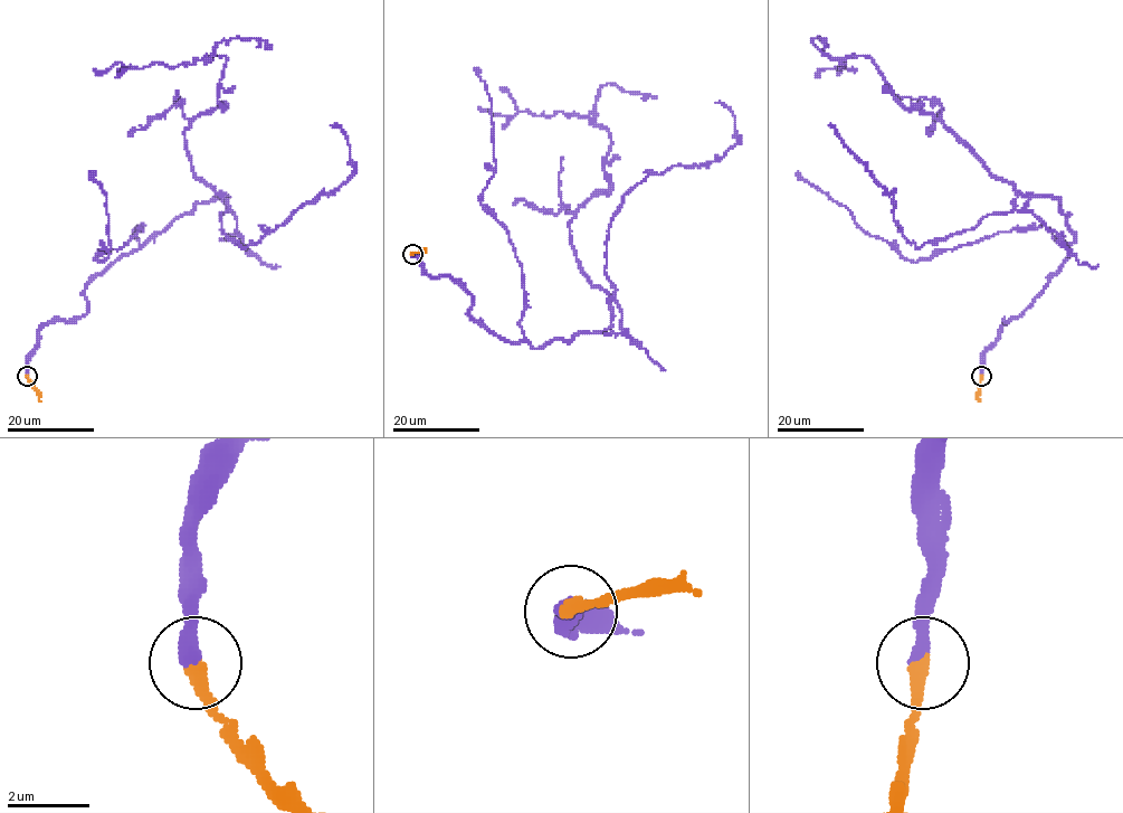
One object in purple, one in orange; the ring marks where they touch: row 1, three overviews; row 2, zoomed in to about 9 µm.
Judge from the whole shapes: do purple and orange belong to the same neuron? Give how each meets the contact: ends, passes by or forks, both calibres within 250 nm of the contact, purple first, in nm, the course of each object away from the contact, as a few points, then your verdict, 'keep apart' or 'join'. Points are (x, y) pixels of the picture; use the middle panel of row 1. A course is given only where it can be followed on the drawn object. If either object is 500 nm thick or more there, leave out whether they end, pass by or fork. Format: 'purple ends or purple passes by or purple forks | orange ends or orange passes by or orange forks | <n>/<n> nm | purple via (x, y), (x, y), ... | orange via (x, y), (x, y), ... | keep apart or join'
purple ends | orange ends | 400/360 nm | purple via (412, 254), (507, 342), (610, 325), (569, 223), (609, 189), (609, 132), (481, 107) | orange via (412, 254), (426, 251) | join

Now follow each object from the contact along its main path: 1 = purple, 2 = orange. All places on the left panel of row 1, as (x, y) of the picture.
1: (27, 376), (96, 275), (227, 196), (183, 132), (224, 107), (224, 56), (96, 68)
2: (27, 376), (40, 402)

